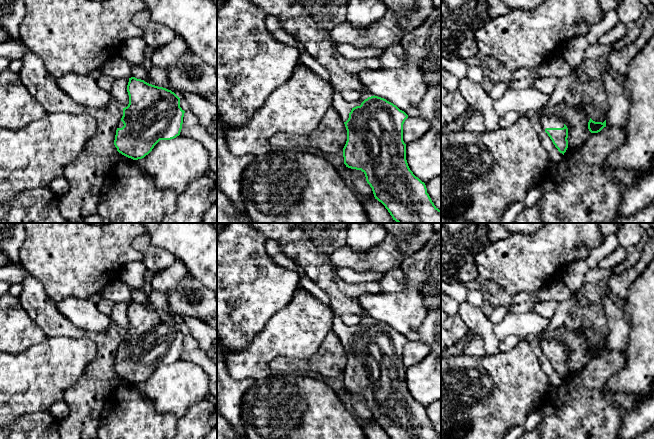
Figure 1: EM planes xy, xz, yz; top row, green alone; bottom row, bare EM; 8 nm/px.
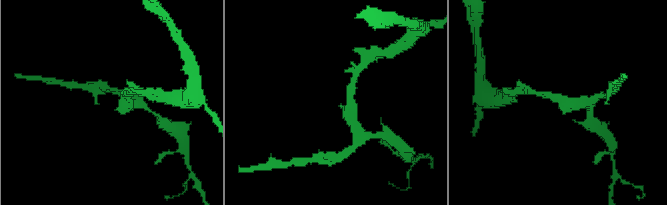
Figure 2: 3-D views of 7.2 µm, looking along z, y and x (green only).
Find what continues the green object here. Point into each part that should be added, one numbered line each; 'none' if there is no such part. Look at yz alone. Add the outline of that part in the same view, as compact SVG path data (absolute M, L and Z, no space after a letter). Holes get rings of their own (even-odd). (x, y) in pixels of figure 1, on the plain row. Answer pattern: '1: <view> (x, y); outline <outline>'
1: yz (546, 345); outline M545 339L540 343L541 350L546 352L563 352L564 346L556 343L554 340Z

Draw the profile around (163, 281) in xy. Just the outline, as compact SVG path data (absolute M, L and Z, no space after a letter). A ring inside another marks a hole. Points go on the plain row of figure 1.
M176 259L172 266L155 273L151 287L163 294L167 294L167 292L175 287L188 273L185 264Z

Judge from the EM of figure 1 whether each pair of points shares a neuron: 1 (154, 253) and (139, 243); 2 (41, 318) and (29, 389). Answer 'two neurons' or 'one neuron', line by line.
1: one neuron
2: two neurons

